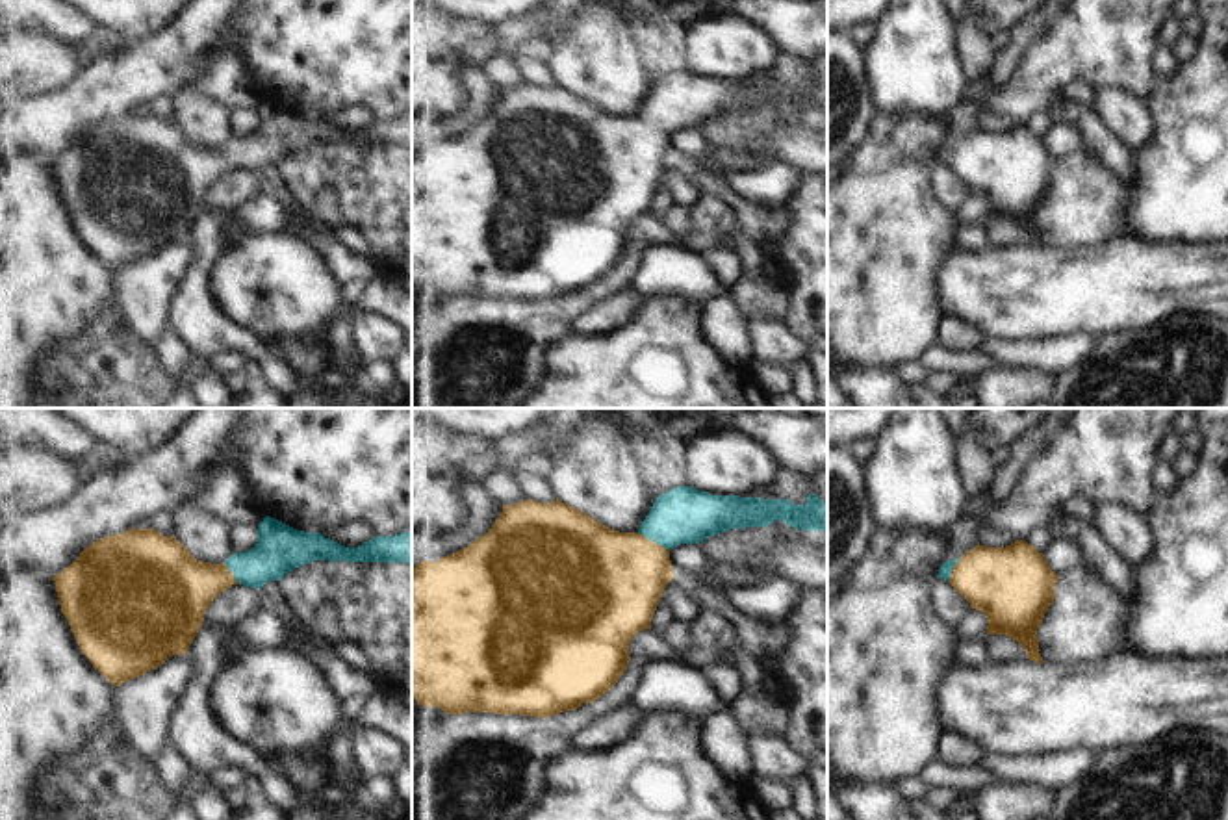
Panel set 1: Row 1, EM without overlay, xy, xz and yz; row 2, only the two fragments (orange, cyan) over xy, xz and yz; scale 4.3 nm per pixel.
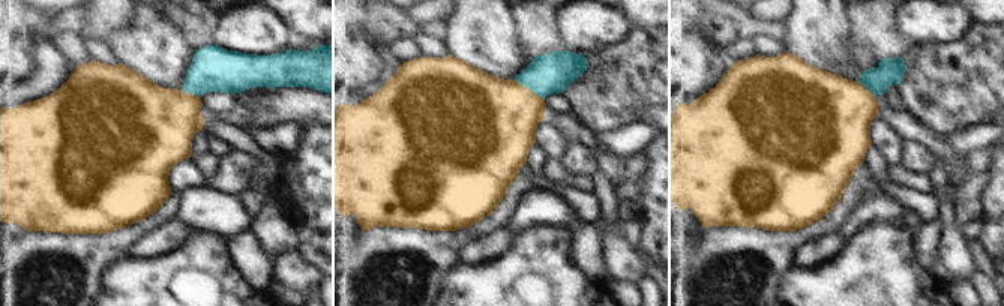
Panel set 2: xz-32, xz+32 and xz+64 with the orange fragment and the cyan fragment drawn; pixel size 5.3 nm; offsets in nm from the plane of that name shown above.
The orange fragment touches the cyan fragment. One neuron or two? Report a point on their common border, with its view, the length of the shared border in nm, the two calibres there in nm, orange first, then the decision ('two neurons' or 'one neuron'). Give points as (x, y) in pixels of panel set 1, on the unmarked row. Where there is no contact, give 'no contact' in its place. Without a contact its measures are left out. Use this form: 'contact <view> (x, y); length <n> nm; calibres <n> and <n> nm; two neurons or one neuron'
contact xz (653, 127); length 170 nm; calibres 440 and 240 nm; one neuron

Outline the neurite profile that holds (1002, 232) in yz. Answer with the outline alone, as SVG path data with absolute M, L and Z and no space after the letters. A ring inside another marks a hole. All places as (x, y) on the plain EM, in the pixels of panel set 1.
M987 219L985 226L989 230L991 243L1005 247L1011 243L1028 243L1026 234L1013 223L1005 219Z

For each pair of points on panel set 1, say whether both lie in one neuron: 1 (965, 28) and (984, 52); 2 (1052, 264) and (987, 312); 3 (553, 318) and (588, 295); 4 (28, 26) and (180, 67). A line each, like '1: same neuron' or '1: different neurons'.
1: same neuron
2: same neuron
3: same neuron
4: different neurons

